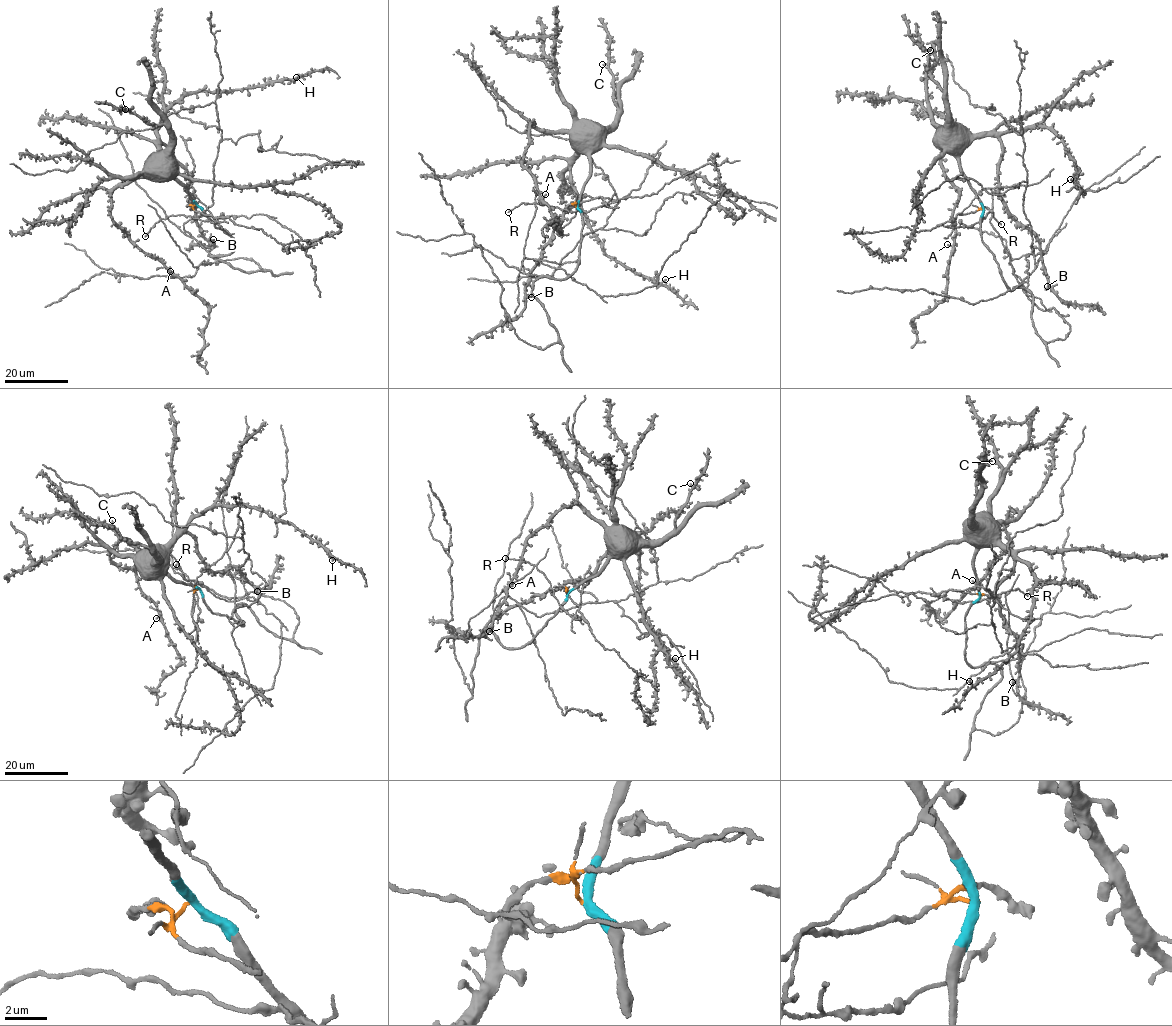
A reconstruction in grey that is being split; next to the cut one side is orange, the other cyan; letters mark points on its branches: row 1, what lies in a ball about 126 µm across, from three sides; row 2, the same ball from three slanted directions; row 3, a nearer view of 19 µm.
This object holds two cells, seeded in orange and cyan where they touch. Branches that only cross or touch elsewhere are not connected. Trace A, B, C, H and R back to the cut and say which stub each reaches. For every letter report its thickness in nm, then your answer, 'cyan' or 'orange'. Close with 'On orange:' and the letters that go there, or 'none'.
A: 200 nm | cyan
B: 150 nm | cyan
C: 170 nm | cyan
H: 320 nm | cyan
R: 170 nm | orange
On orange: R

